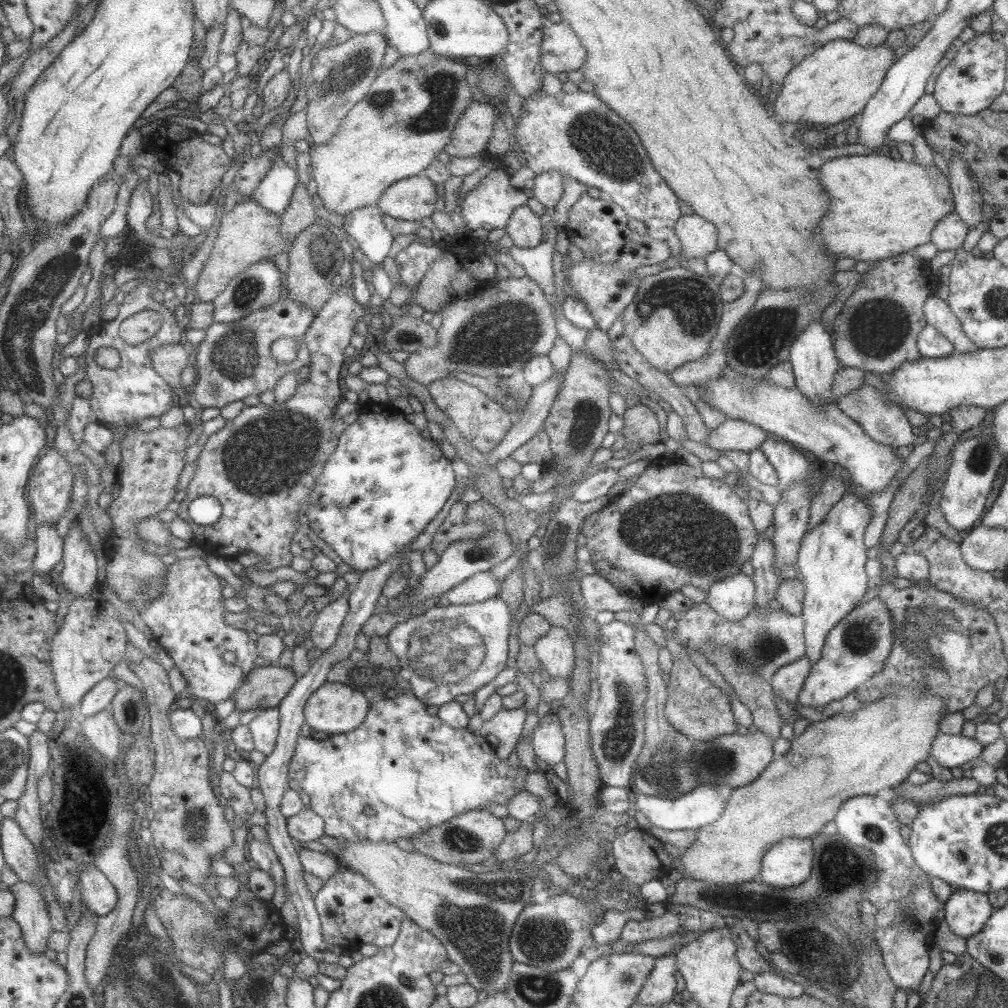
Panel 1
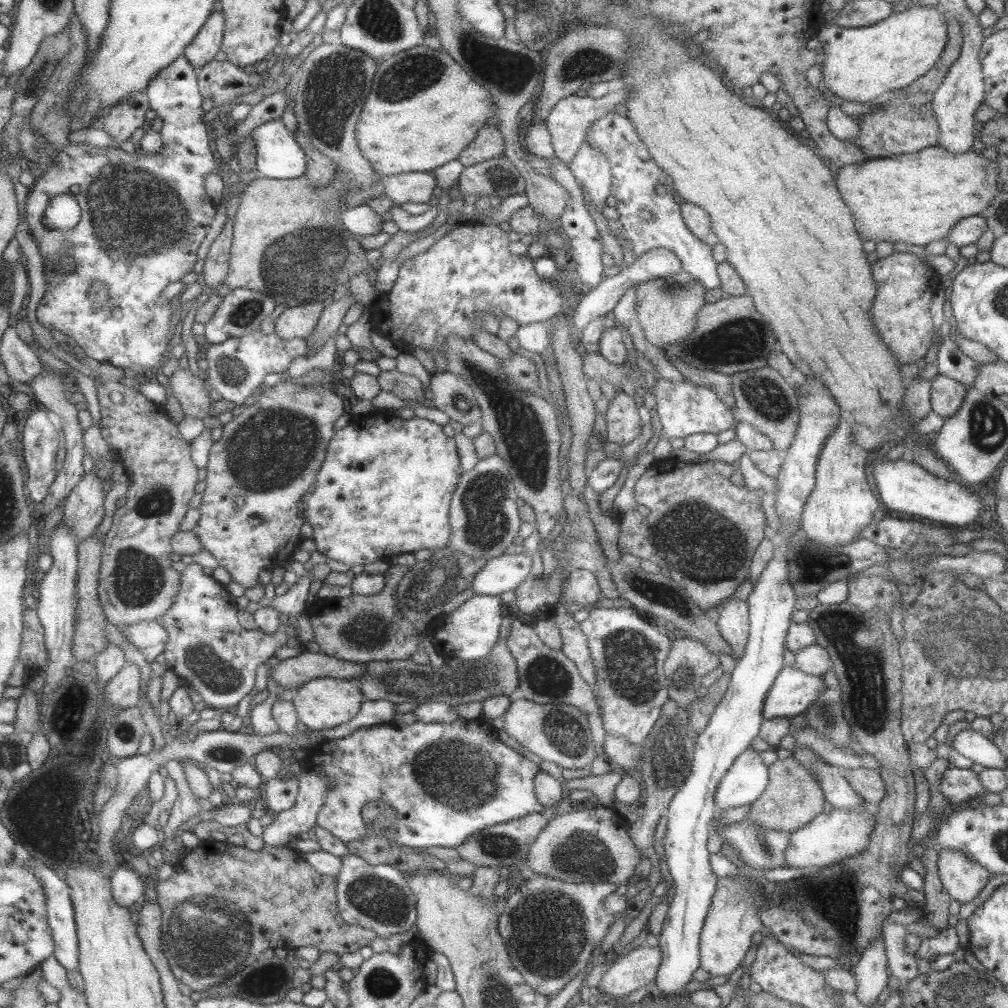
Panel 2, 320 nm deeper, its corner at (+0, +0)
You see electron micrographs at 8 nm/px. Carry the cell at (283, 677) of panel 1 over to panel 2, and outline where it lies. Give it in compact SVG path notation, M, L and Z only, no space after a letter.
M304 652L280 661L273 669L273 680L285 689L301 688L314 678L331 677L354 681L364 674L364 663L335 658L325 653Z

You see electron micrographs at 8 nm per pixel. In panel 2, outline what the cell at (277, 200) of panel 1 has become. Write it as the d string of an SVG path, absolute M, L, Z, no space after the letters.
M271 120L252 130L257 145L257 170L259 175L273 179L296 179L306 174L308 158L296 133L289 132L283 120Z

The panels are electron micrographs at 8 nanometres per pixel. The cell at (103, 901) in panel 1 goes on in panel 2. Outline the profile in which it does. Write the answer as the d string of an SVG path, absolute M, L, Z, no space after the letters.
M121 863L115 870L111 880L113 896L121 906L126 906L129 909L133 904L146 899L146 879L139 876L135 870L131 870L131 867L125 863Z

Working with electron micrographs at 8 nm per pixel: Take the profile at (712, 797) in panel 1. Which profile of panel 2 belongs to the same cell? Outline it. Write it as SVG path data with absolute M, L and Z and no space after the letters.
M747 745L735 758L719 781L713 804L718 812L752 804L768 783L768 766L763 764L759 753Z

